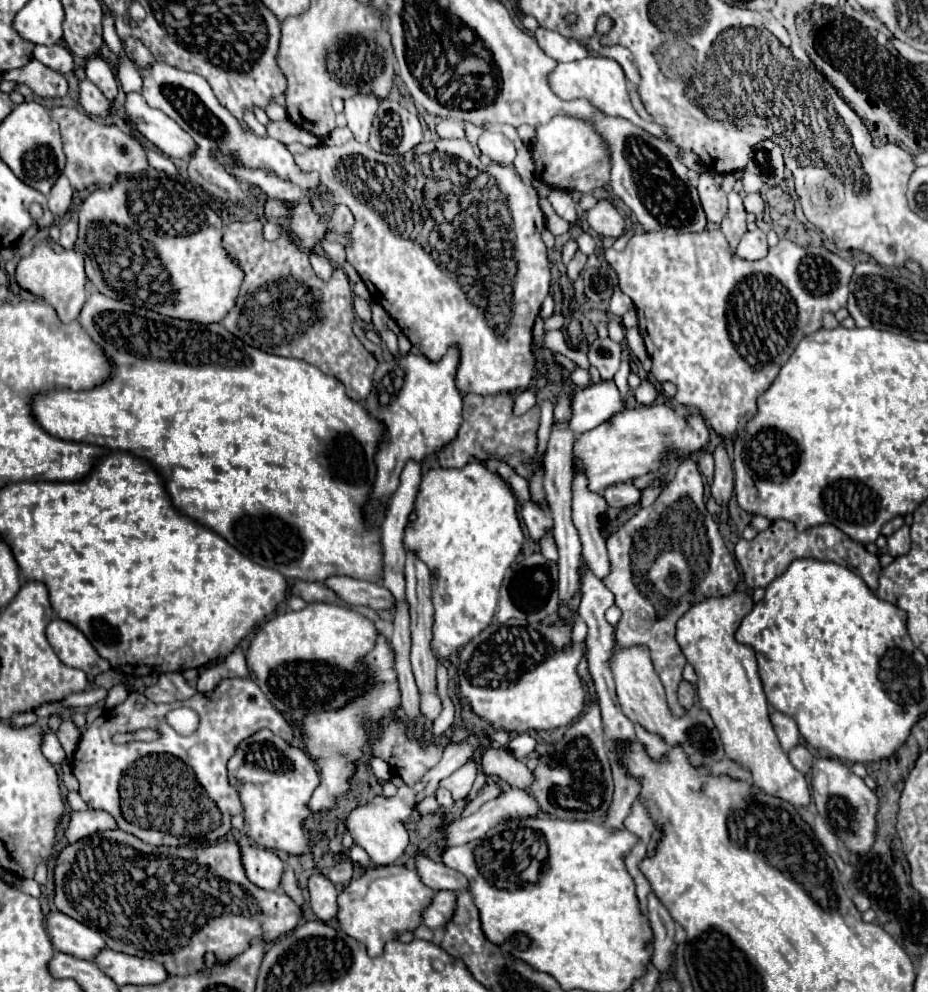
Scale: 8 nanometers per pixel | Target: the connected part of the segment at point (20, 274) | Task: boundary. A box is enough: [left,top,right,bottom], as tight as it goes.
[15,243,87,323]

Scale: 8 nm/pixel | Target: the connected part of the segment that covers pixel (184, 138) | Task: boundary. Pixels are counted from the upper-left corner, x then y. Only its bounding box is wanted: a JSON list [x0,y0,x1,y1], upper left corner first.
[125,93,195,159]

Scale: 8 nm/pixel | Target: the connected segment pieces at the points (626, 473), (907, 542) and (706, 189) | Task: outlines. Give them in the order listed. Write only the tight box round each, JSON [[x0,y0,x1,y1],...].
[[573,405,709,493],[887,525,911,557],[699,171,727,223]]

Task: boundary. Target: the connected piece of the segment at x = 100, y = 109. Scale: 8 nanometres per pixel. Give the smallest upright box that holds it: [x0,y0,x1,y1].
[79,79,111,117]

